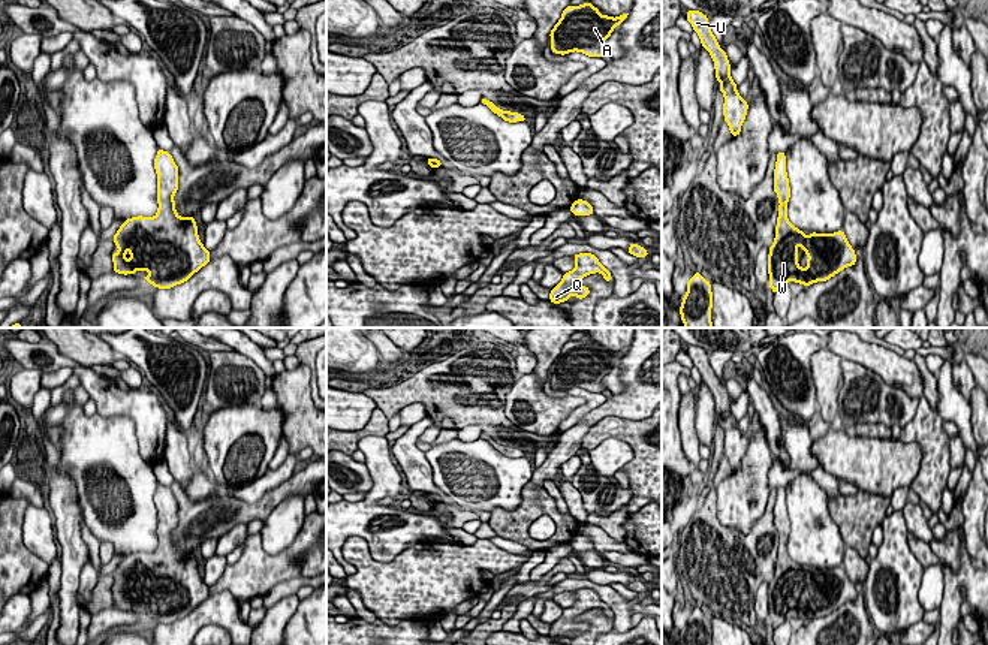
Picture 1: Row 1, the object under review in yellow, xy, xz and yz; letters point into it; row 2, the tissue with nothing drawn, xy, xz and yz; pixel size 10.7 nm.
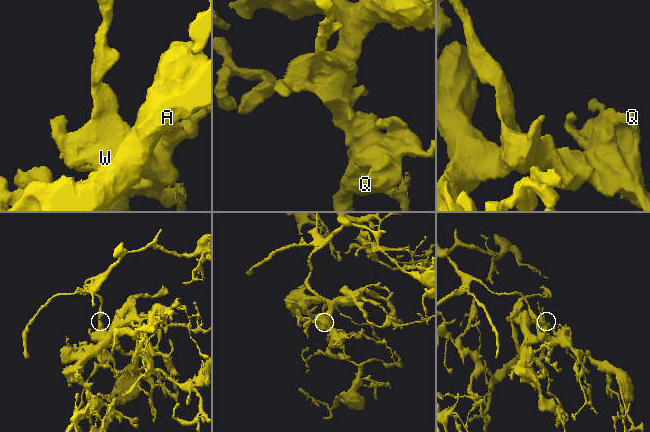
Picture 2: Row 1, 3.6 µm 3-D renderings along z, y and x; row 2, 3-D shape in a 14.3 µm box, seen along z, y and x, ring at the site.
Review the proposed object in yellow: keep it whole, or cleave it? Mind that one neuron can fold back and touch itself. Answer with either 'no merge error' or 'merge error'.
no merge error

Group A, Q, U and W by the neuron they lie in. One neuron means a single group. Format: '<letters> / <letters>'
A Q U W

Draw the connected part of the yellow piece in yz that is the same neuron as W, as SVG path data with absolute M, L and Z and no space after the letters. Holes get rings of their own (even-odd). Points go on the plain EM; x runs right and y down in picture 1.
M778 486L774 504L774 527L778 531L778 552L774 579L768 590L769 623L772 629L789 617L805 623L811 618L826 617L846 602L856 599L856 590L843 566L834 569L816 569L810 572L796 564L787 555L787 536L790 533L789 513L786 507L786 489ZM798 582L808 591L807 602L798 600Z

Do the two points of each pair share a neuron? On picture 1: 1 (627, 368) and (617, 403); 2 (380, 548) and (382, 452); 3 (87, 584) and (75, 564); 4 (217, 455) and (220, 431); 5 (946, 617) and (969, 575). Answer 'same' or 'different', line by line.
1: same
2: same
3: different
4: same
5: same

